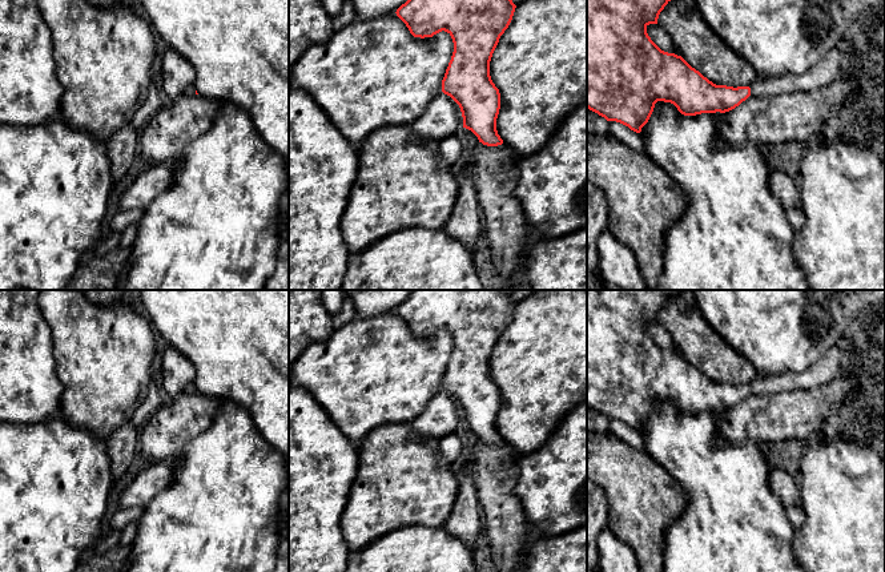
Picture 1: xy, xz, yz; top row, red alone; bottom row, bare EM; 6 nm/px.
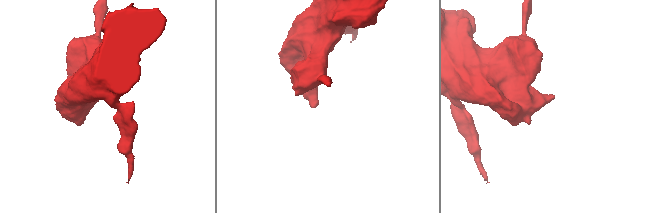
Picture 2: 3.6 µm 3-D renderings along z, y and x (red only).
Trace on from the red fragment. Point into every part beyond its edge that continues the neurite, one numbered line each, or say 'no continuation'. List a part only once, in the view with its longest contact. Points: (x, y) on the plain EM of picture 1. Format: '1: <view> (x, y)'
1: yz (843, 355)

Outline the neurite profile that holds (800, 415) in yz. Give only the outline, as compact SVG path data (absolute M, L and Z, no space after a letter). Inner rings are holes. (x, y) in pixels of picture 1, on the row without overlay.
M845 374L809 390L749 394L721 414L717 436L731 444L752 440L761 448L788 440L809 443L857 388L857 382Z

